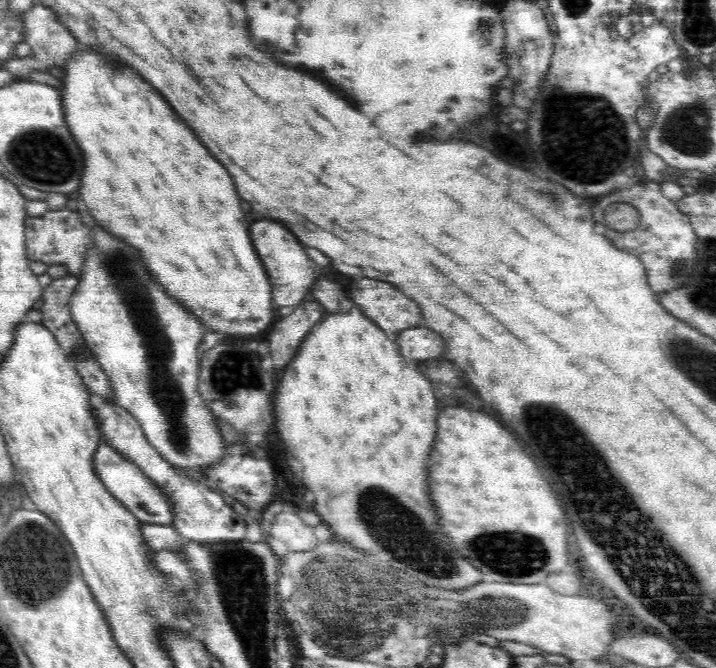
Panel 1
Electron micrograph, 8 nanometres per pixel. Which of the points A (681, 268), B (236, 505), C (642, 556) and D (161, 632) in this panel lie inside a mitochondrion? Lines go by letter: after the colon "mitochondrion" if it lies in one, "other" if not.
A: mitochondrion
B: other
C: mitochondrion
D: other

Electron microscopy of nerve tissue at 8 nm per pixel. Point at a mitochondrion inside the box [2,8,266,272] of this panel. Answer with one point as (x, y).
(40, 155)

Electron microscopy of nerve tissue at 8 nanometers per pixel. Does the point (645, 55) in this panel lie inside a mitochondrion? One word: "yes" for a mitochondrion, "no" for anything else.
no

